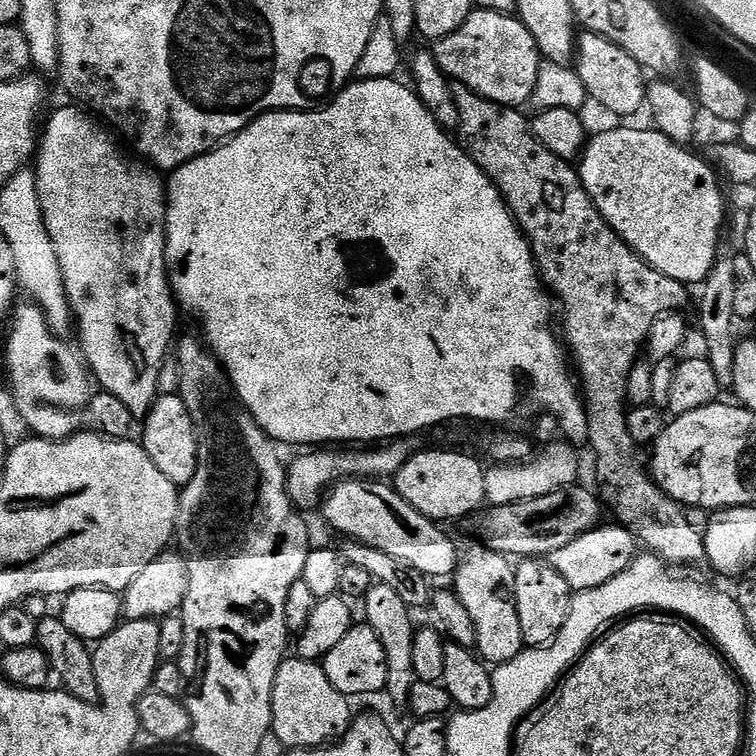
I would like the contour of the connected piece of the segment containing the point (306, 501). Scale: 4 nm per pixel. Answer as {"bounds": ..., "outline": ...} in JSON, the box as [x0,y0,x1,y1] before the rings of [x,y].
{"bounds":[287,438,418,510],"outline":[[[397,438],[391,442],[385,443],[383,446],[368,446],[363,450],[356,450],[360,452],[348,452],[352,450],[305,451],[308,452],[305,456],[300,456],[293,464],[291,461],[291,463],[287,465],[288,493],[296,503],[297,508],[301,510],[312,510],[325,499],[326,493],[335,488],[341,480],[362,480],[367,478],[377,482],[387,481],[389,478],[396,477],[398,470],[402,470],[402,466],[406,466],[406,462],[410,457],[416,455],[418,451],[418,445],[415,444],[416,442],[417,441],[412,438]]]}

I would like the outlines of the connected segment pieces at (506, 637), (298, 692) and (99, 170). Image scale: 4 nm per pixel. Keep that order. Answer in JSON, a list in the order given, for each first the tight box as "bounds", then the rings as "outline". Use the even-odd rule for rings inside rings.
[{"bounds":[454,546,526,666],"outline":[[[483,546],[475,547],[460,557],[454,573],[454,591],[474,621],[475,651],[485,664],[499,666],[518,658],[518,654],[526,648],[522,625],[518,623],[518,606],[514,594],[516,570],[513,561],[502,553]]]},{"bounds":[272,656,353,750],"outline":[[[299,656],[286,658],[279,666],[272,691],[272,733],[290,750],[331,745],[353,727],[350,704],[351,699],[331,685],[319,663]]]},{"bounds":[34,107,178,418],"outline":[[[71,107],[58,109],[49,118],[48,125],[45,128],[43,125],[38,140],[34,171],[38,198],[42,202],[42,218],[62,266],[62,278],[78,336],[80,332],[79,351],[85,365],[103,391],[120,399],[133,418],[143,418],[152,409],[156,397],[161,395],[160,375],[164,372],[164,359],[167,356],[169,359],[170,349],[178,336],[178,301],[168,279],[166,262],[166,184],[159,171],[139,159],[131,160],[116,145],[117,137],[103,123],[93,119],[83,107]]]}]

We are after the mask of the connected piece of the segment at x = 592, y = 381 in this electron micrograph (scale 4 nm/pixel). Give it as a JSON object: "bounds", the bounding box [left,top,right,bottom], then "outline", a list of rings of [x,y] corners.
{"bounds":[452,86,707,566],"outline":[[[463,86],[453,87],[452,93],[458,102],[458,112],[460,114],[460,127],[458,129],[459,139],[462,141],[463,147],[466,149],[472,161],[484,171],[488,177],[496,184],[496,189],[504,196],[504,201],[508,203],[508,208],[512,212],[512,216],[516,219],[516,223],[520,225],[520,231],[523,232],[528,245],[532,248],[532,254],[536,257],[536,266],[540,269],[541,279],[545,285],[550,289],[551,295],[555,297],[564,307],[564,328],[562,324],[562,340],[566,345],[567,351],[570,353],[571,363],[574,365],[575,375],[578,377],[579,383],[582,385],[582,399],[588,410],[588,439],[586,441],[587,447],[592,447],[596,451],[596,480],[600,483],[598,487],[598,495],[608,508],[613,512],[615,523],[619,524],[621,528],[628,528],[635,534],[637,541],[641,545],[644,544],[649,553],[659,556],[665,564],[675,566],[675,564],[704,564],[707,561],[706,546],[704,545],[704,532],[701,529],[696,529],[692,525],[692,520],[687,516],[685,505],[678,503],[674,498],[670,498],[670,494],[666,494],[660,487],[656,485],[656,479],[652,477],[649,465],[640,457],[641,449],[634,442],[634,438],[630,438],[628,427],[626,426],[626,418],[628,417],[628,379],[630,378],[630,370],[641,359],[640,348],[642,349],[648,343],[648,335],[654,326],[654,322],[658,318],[669,314],[676,314],[681,311],[680,307],[688,300],[689,289],[674,278],[670,278],[666,274],[662,274],[658,270],[654,270],[647,264],[642,257],[635,252],[630,245],[619,236],[614,229],[608,225],[606,218],[600,211],[596,209],[596,203],[590,198],[590,194],[582,186],[580,181],[580,173],[569,161],[558,158],[558,154],[550,154],[550,150],[546,150],[546,146],[542,146],[542,142],[538,142],[538,138],[530,127],[529,117],[524,117],[525,114],[518,108],[507,108],[505,104],[499,104],[493,100],[482,98],[476,92],[470,91],[469,88]]]}

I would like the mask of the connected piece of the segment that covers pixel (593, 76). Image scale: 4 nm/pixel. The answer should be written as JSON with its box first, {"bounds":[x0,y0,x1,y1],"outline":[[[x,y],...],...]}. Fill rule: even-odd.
{"bounds":[574,31,649,118],"outline":[[[585,31],[576,45],[574,67],[578,78],[582,78],[582,86],[586,86],[589,96],[598,98],[603,105],[614,110],[615,114],[629,118],[638,115],[642,110],[645,111],[649,77],[646,75],[646,69],[630,54],[626,54],[622,46],[610,42],[604,36]]]}

